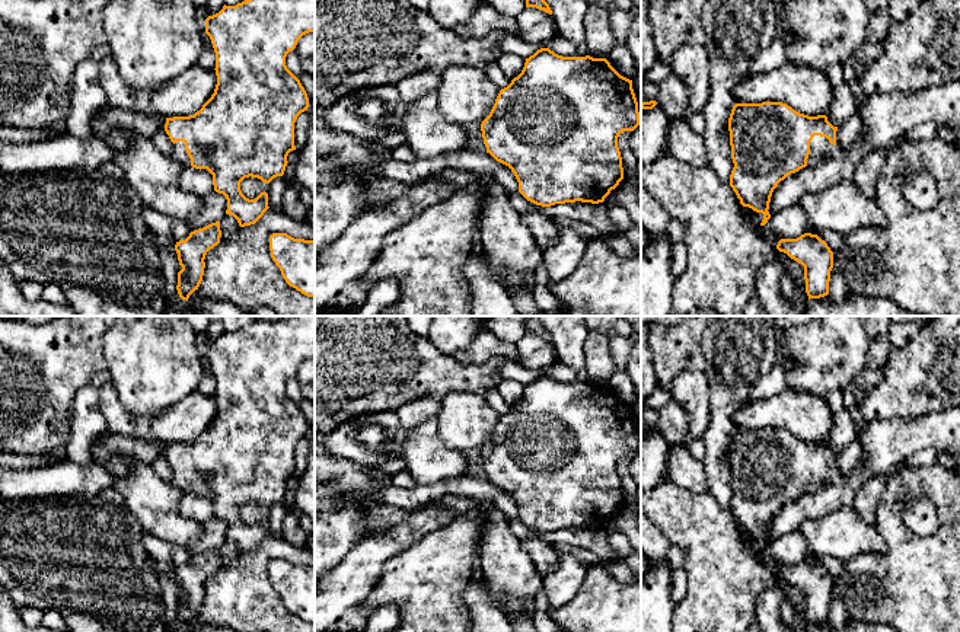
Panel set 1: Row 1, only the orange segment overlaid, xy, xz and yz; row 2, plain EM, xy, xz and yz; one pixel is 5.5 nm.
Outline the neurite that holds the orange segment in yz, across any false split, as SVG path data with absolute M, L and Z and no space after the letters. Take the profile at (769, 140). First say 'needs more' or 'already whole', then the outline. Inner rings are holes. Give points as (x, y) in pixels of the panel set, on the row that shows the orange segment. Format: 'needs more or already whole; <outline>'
needs more; M782 102L736 103L728 118L731 159L734 167L730 186L740 204L763 214L760 226L771 218L769 202L776 185L806 166L816 166L823 157L842 157L836 144L838 127L826 115L808 116Z

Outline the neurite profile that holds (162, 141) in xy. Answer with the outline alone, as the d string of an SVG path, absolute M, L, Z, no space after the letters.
M159 130L153 137L152 137L153 144L159 151L163 154L170 156L173 153L173 143L170 141L169 135L166 134L165 130Z

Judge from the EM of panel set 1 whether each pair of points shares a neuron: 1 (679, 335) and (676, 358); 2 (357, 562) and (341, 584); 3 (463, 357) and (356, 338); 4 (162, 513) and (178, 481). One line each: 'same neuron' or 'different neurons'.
1: same neuron
2: same neuron
3: different neurons
4: different neurons

